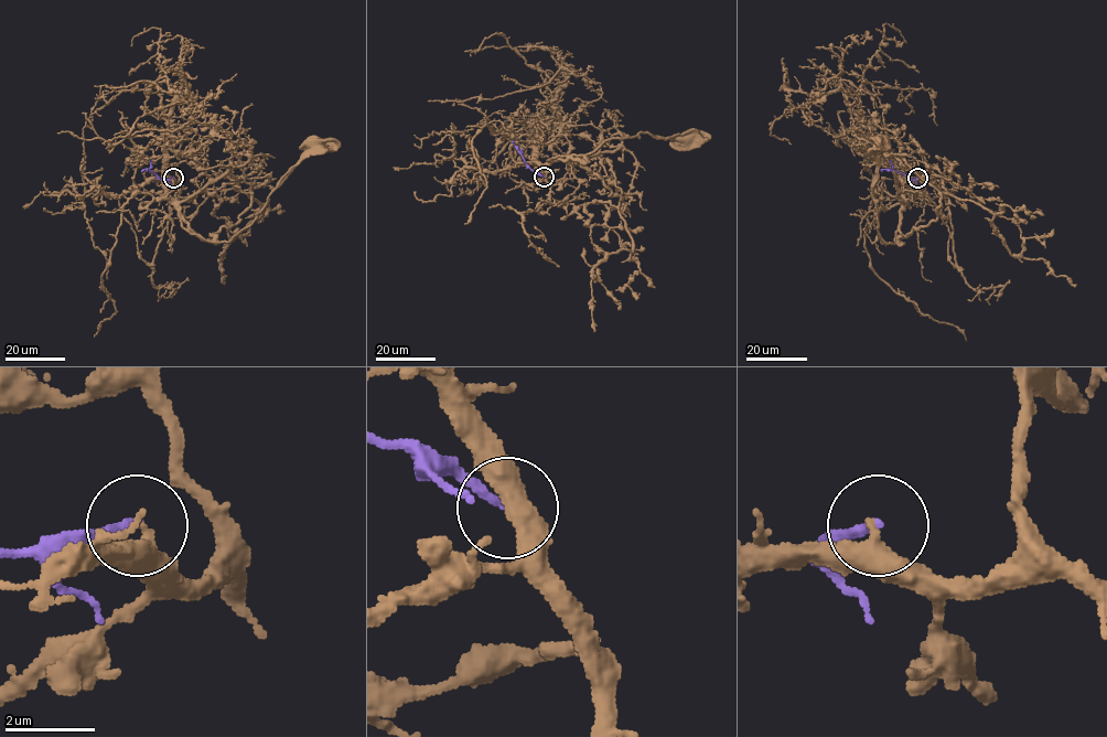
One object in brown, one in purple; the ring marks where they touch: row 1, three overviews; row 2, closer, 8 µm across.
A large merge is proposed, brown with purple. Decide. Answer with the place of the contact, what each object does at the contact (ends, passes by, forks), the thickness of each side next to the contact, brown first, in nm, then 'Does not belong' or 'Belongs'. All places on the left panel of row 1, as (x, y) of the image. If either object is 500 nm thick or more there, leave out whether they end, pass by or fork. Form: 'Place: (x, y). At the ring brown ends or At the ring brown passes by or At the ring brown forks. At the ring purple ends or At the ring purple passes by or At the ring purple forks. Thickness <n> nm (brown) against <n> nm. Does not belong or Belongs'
Place: (173, 178). At the ring brown ends. At the ring purple ends. Thickness 360 nm (brown) against 200 nm. Does not belong

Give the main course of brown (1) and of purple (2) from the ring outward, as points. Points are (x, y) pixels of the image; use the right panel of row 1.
1: (916, 178), (903, 185), (900, 234), (887, 243), (872, 196), (877, 153), (885, 146), (880, 143)
2: (916, 178), (911, 179), (894, 170), (882, 171)

